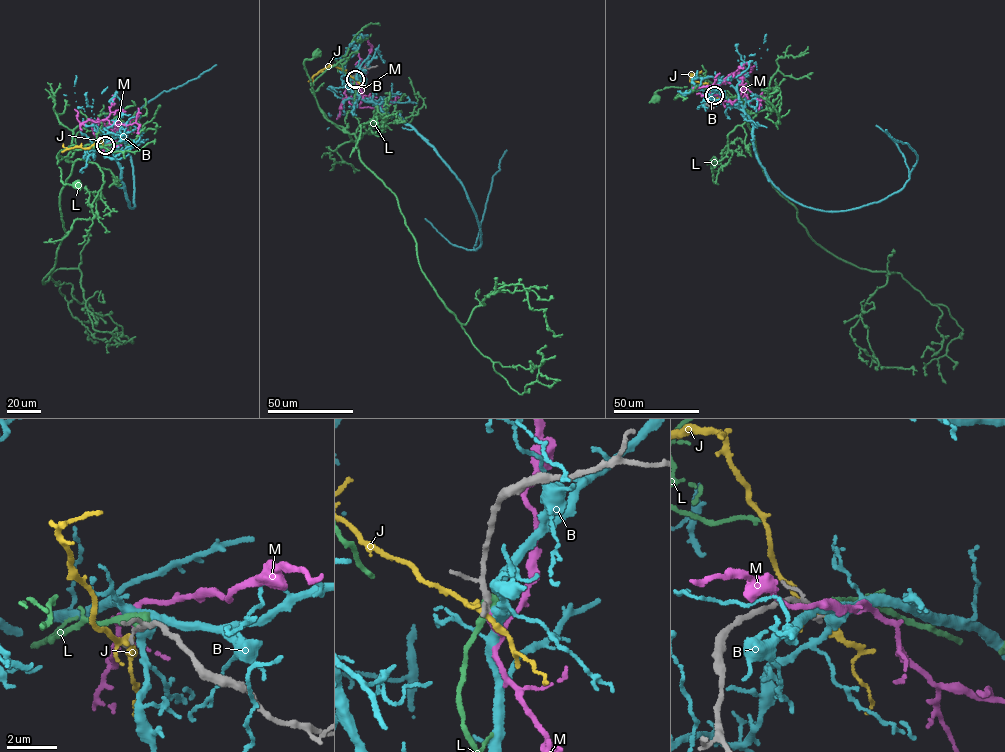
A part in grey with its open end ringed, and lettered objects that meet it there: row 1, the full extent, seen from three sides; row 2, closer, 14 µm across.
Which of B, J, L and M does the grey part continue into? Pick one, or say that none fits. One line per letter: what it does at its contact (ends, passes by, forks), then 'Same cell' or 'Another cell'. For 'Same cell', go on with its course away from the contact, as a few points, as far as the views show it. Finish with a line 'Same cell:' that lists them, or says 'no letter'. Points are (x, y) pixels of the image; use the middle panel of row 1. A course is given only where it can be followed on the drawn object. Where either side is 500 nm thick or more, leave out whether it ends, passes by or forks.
B: It forks there. Another cell
J: It forks there. Another cell
L: It ends there. Another cell
M: It ends there. Another cell
Same cell: no letter

